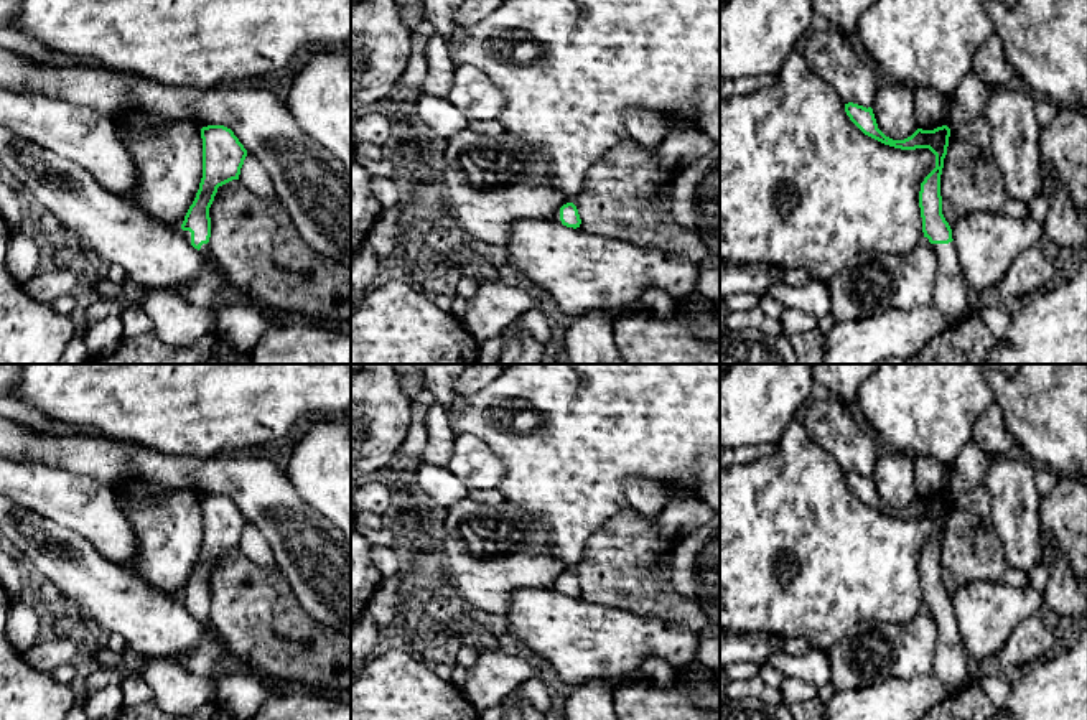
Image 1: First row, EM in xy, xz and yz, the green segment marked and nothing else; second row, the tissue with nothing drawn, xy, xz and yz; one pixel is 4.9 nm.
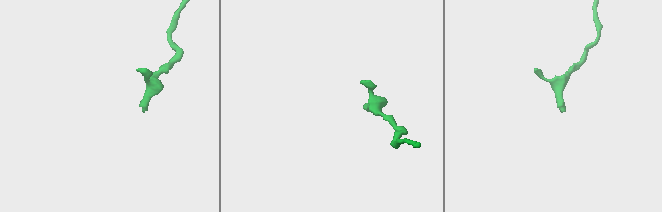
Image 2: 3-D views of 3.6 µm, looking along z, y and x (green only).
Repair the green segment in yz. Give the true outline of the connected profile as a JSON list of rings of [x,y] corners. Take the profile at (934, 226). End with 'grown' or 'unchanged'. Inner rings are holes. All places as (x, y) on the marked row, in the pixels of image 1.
[[[853,102],[845,104],[850,120],[868,137],[901,150],[929,148],[935,155],[935,168],[924,178],[919,191],[919,208],[924,237],[932,244],[939,255],[939,272],[932,303],[950,321],[963,318],[972,303],[965,277],[959,267],[959,255],[952,239],[952,229],[942,214],[940,175],[947,155],[950,129],[947,125],[934,130],[917,129],[904,140],[886,137],[876,124],[871,107]]]; grown

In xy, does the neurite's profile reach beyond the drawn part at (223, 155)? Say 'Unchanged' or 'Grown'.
Grown

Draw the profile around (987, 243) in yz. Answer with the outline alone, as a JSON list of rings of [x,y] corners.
[[[993,211],[967,214],[950,229],[972,297],[996,287],[1011,262],[1043,237],[1043,224],[1033,217]]]

